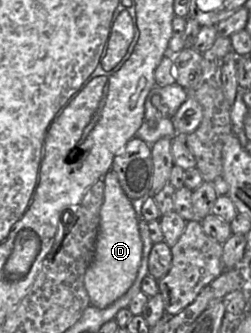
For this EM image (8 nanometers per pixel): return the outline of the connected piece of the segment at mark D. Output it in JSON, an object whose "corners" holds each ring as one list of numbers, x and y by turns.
{"corners":[[109,170,103,180,104,200,95,253,84,275,90,305,99,309,108,307,127,292,137,277,142,259,142,239,132,200,122,190,115,172]]}

